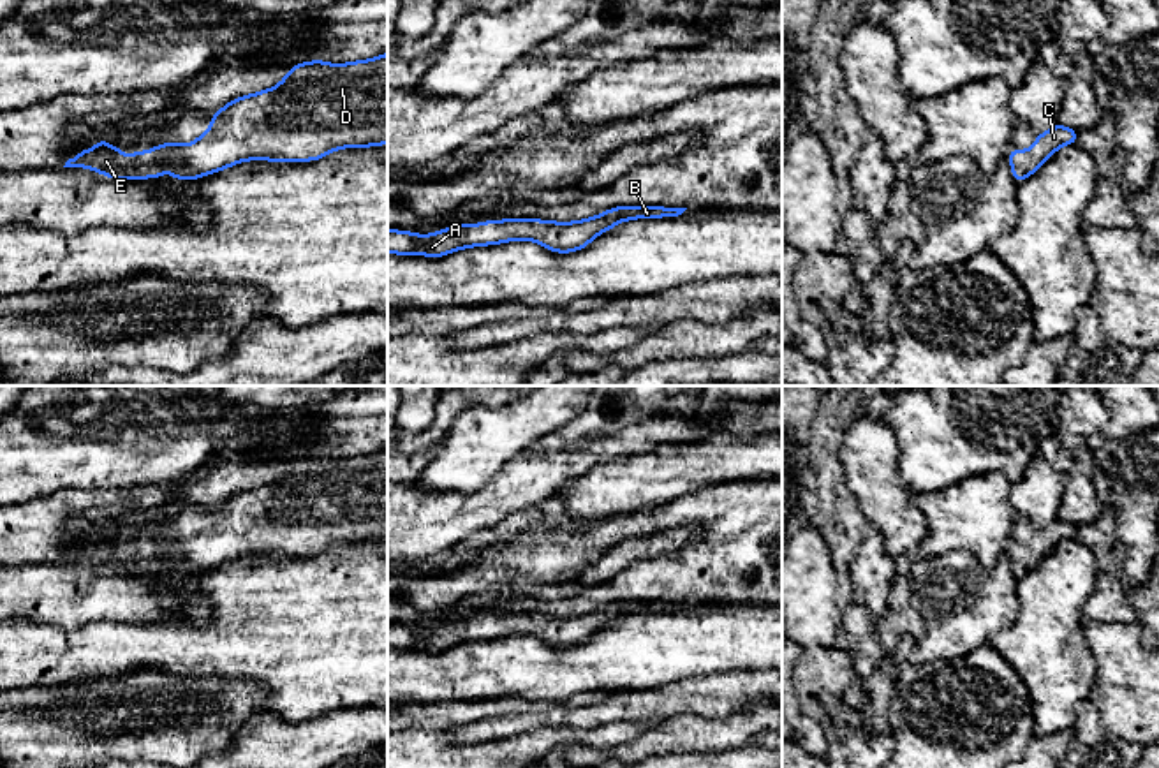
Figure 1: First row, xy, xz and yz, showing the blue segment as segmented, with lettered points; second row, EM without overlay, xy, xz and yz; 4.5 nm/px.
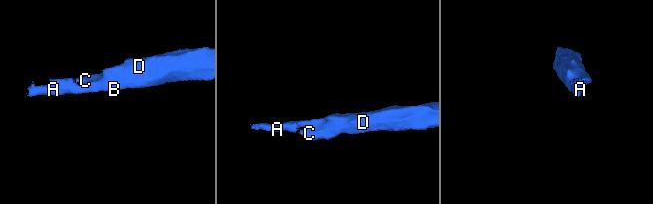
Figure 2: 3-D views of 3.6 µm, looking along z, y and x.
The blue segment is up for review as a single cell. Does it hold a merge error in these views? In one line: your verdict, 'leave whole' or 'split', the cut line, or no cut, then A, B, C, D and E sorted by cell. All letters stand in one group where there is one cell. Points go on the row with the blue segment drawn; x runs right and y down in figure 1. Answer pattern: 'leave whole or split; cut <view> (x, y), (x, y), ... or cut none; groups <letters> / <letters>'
leave whole; cut none; groups A B C D E

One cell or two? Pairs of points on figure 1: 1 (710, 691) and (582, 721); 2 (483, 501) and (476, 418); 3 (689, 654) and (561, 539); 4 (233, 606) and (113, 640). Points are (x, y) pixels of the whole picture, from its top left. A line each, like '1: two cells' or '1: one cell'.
1: one cell
2: two cells
3: two cells
4: one cell

